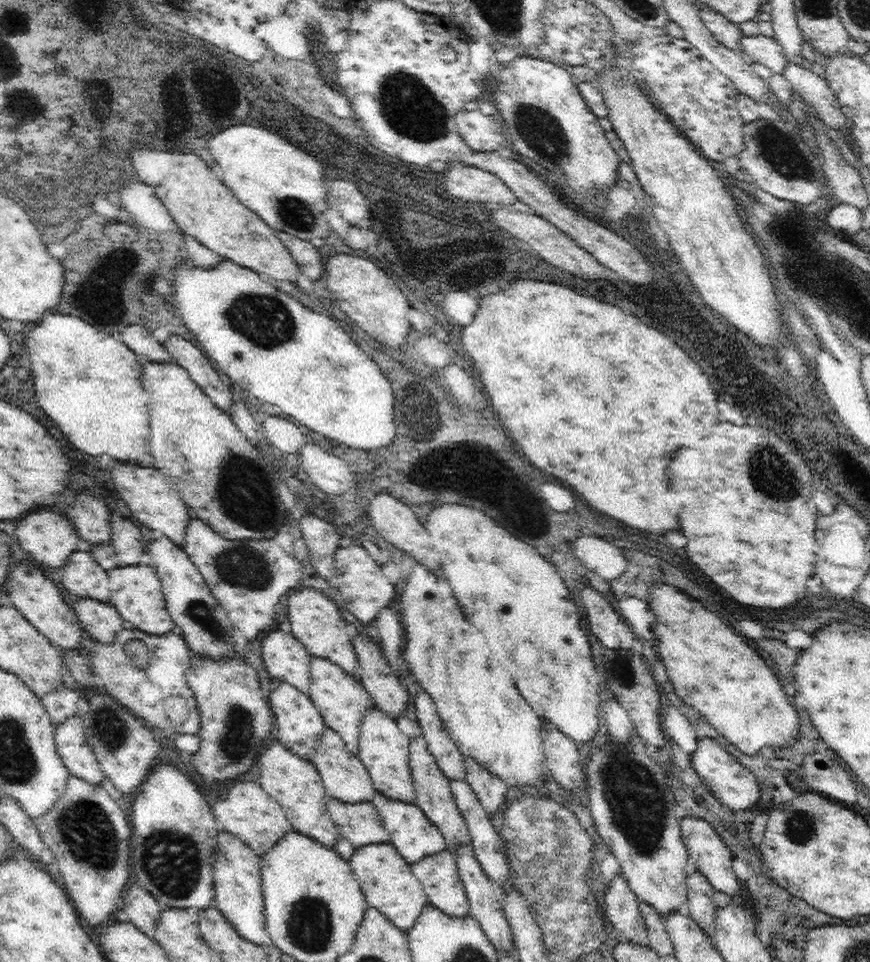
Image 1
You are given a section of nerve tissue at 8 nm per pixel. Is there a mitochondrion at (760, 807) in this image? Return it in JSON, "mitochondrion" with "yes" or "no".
{"mitochondrion":"no"}

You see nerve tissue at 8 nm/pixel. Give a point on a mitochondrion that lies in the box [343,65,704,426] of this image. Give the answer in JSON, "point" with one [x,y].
{"point":[408,105]}

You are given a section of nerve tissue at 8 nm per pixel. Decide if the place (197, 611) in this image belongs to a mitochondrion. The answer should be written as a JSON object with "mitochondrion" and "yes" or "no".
{"mitochondrion":"yes"}

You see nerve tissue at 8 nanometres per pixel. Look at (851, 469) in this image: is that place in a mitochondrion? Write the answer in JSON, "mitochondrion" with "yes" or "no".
{"mitochondrion":"no"}

